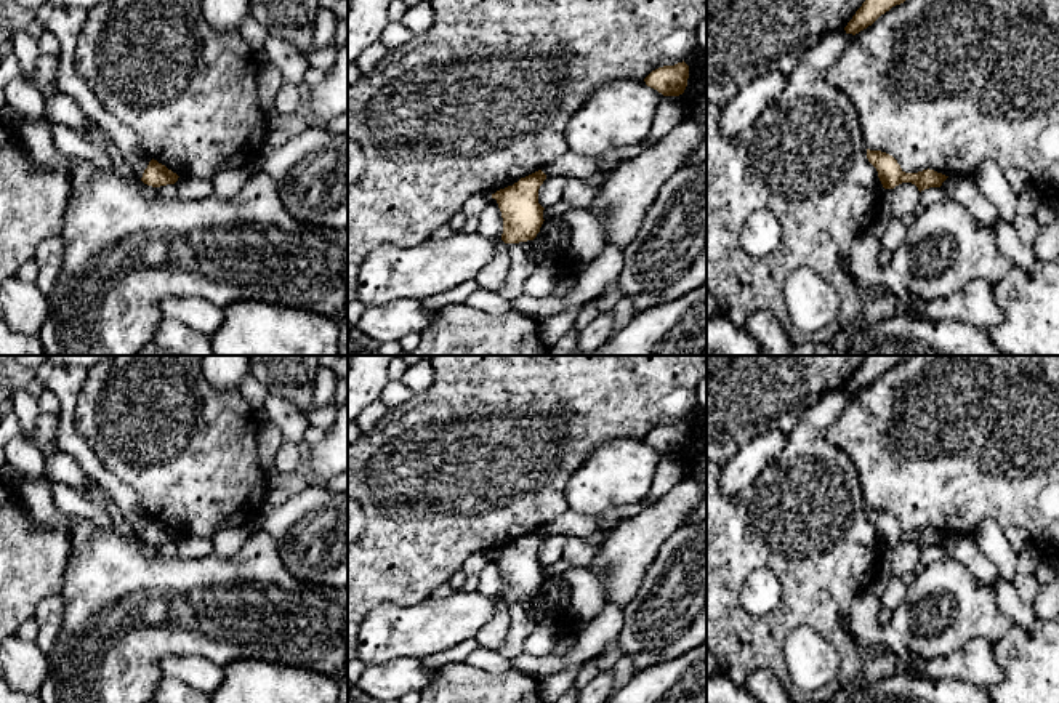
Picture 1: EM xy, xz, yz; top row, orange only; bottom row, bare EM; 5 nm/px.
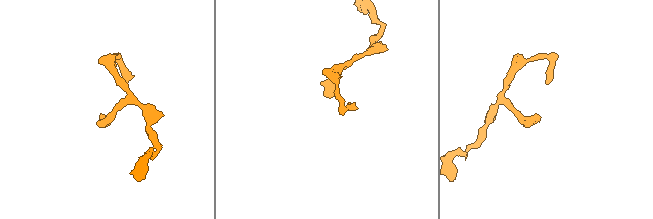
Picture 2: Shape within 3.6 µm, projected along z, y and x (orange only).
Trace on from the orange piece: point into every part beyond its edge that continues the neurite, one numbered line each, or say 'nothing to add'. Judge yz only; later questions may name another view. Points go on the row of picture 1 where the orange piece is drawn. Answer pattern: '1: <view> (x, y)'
nothing to add

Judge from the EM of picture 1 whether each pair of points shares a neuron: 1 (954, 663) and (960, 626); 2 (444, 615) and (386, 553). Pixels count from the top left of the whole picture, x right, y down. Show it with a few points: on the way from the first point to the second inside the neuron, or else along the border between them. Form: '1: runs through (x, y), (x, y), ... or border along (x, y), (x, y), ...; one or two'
1: border along (994, 639), (973, 638), (947, 654), (920, 658); two
2: border along (430, 596), (407, 606), (391, 602); two

